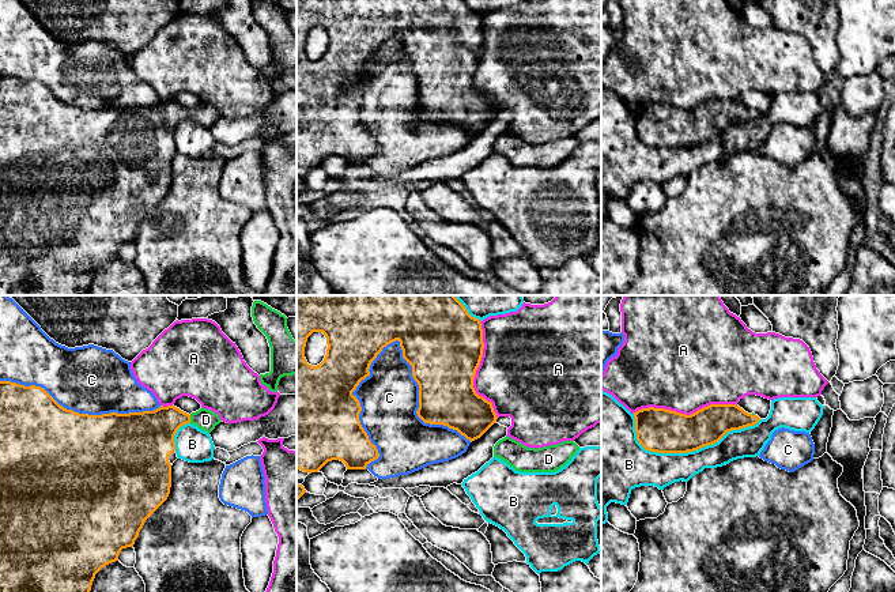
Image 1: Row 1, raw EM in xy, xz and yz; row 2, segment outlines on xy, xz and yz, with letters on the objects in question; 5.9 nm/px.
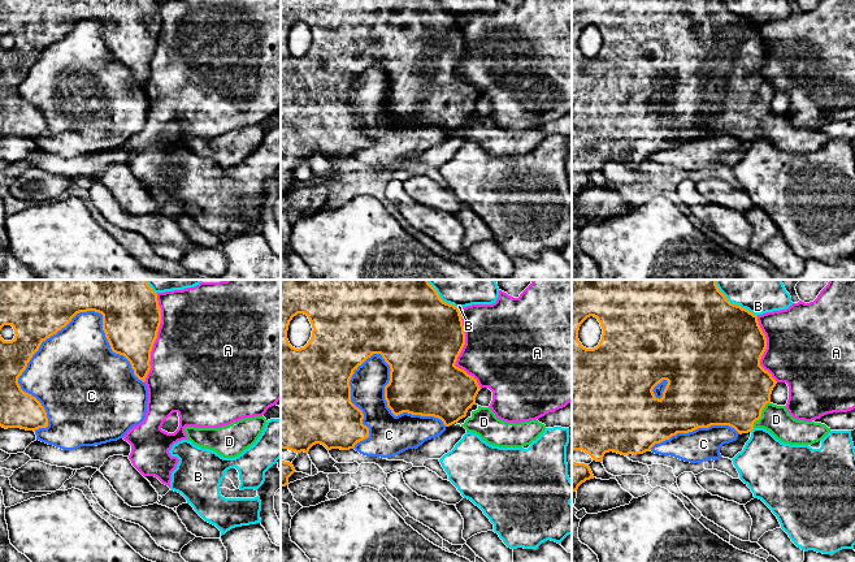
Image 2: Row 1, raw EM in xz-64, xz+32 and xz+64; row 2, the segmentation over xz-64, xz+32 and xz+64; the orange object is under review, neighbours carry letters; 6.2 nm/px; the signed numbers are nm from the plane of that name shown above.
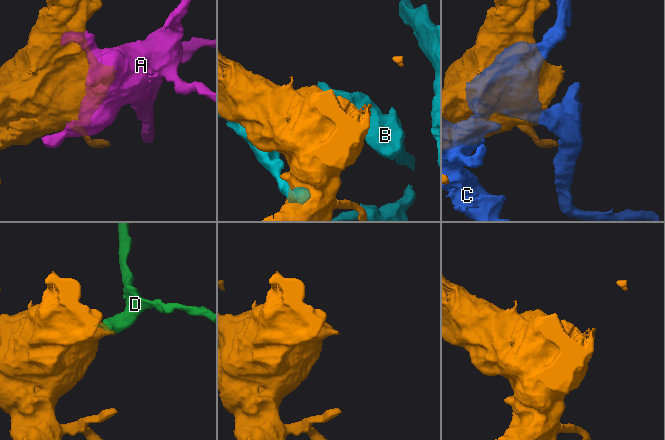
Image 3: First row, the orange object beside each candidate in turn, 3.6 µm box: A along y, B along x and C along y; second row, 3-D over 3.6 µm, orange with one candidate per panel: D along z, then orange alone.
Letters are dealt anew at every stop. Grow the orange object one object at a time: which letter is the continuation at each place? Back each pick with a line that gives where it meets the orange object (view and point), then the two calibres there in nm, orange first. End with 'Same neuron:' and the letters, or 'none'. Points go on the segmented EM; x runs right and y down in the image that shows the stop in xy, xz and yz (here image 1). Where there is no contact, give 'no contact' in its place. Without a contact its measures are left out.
D: contact xy (189, 419); calibres 280 and 130 nm
Same neuron: D

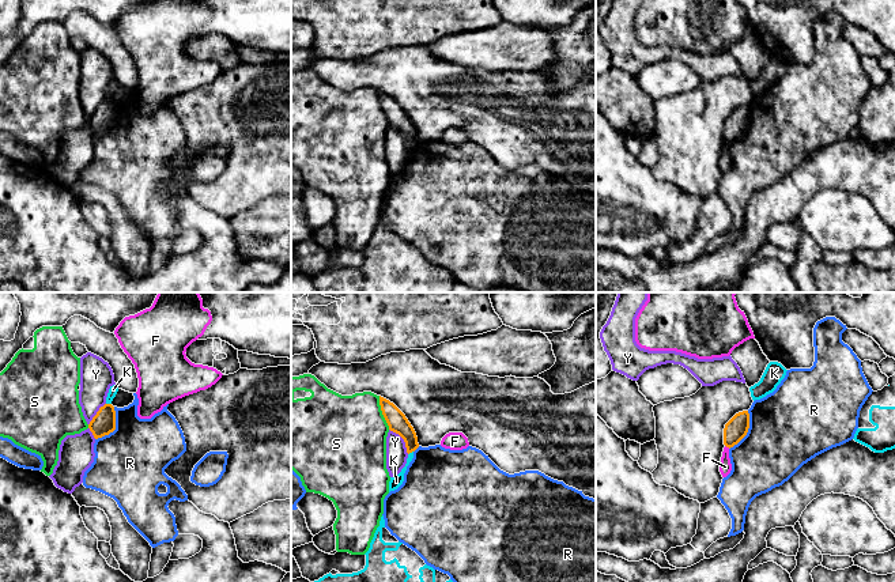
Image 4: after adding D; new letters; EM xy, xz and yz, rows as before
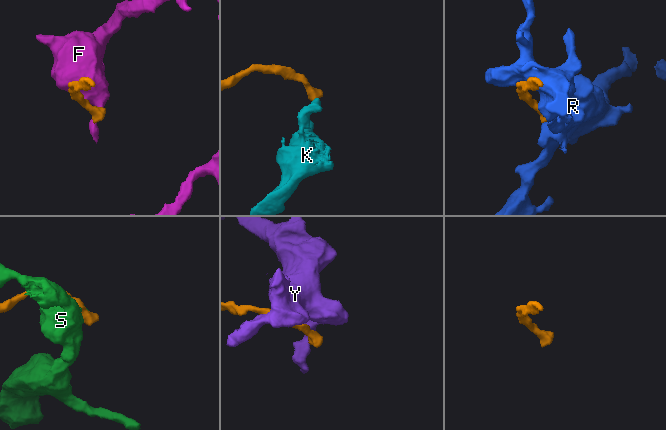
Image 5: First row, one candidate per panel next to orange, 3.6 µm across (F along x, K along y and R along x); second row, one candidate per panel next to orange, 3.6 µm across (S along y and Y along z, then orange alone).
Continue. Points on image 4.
Same neuron: none

